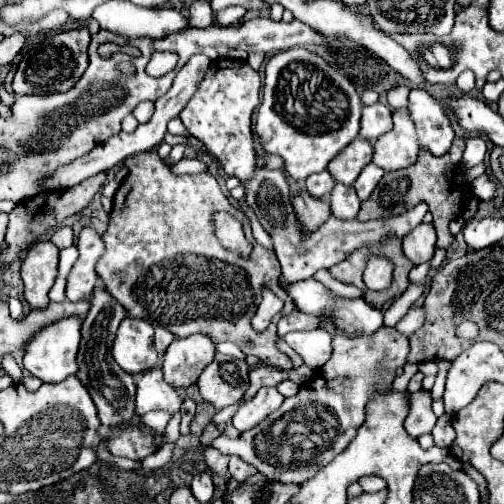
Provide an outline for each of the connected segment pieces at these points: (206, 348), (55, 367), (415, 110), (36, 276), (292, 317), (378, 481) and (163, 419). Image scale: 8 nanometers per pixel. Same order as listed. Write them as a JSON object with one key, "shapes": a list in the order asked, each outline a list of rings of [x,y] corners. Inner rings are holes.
{"shapes":[[[[189,335],[187,339],[175,339],[163,355],[163,375],[167,383],[171,383],[173,387],[187,389],[197,383],[197,377],[213,361],[213,357],[215,357],[215,345],[211,339],[207,339],[207,335]]],[[[61,319],[59,323],[51,323],[47,331],[39,331],[35,339],[27,345],[25,357],[23,357],[23,367],[39,377],[43,383],[59,383],[67,379],[69,375],[77,373],[77,351],[79,351],[79,341],[81,341],[81,319]]],[[[415,87],[409,93],[409,115],[417,129],[419,147],[429,149],[433,155],[445,155],[455,133],[443,107],[425,89]]],[[[39,241],[29,249],[23,265],[21,279],[25,283],[25,301],[33,309],[45,309],[49,305],[49,289],[55,283],[59,265],[59,249],[51,241]]],[[[295,309],[293,313],[285,315],[279,319],[277,323],[277,333],[279,337],[283,337],[285,333],[291,333],[291,331],[305,331],[305,329],[315,329],[319,327],[321,323],[321,317],[315,317],[315,315],[307,315],[299,309]]],[[[375,475],[363,476],[359,479],[358,483],[361,485],[364,492],[368,493],[381,491],[387,487],[386,481]]],[[[151,411],[151,413],[145,413],[145,415],[141,417],[141,423],[143,423],[143,427],[147,427],[153,435],[163,435],[165,425],[169,423],[169,419],[171,419],[171,415],[165,413],[165,411]]]]}

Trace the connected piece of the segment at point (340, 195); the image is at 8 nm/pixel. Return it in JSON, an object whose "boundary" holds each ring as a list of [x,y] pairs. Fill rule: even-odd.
{"boundary":[[[337,183],[331,191],[331,213],[337,219],[355,219],[359,213],[359,197],[355,187],[347,187]]]}

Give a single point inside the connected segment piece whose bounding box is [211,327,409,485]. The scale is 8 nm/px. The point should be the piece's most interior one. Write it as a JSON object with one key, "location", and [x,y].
{"location":[309,429]}

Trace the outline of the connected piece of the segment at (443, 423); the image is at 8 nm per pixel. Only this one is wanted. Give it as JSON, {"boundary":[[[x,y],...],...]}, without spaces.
{"boundary":[[[443,415],[437,419],[437,425],[433,429],[433,437],[435,437],[435,445],[437,447],[443,447],[443,449],[449,449],[449,445],[453,443],[455,439],[455,431],[451,427],[451,417],[449,415]]]}

